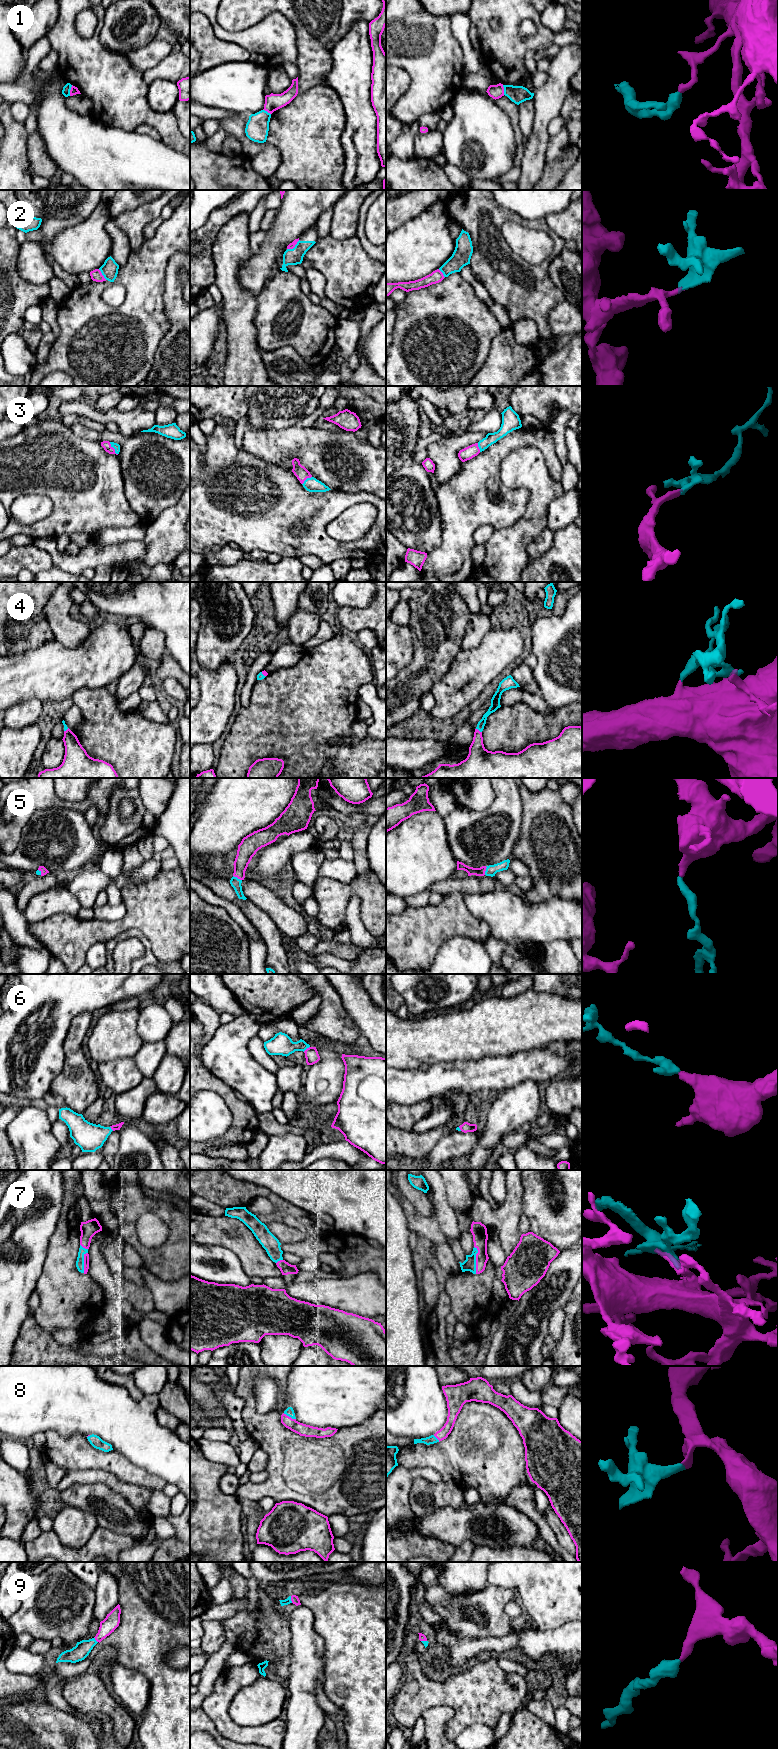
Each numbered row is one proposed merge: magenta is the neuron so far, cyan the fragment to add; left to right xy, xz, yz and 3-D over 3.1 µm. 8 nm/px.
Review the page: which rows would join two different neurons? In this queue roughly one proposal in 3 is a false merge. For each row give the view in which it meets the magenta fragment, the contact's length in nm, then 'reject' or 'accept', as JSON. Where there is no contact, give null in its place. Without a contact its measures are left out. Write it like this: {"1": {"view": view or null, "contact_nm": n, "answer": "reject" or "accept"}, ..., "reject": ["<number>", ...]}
{"1": {"view": "xy", "contact_nm": 90, "answer": "reject"}, "2": {"view": "xz", "contact_nm": 130, "answer": "accept"}, "3": {"view": "xy", "contact_nm": 120, "answer": "accept"}, "4": {"view": "yz", "contact_nm": 60, "answer": "accept"}, "5": {"view": "xz", "contact_nm": 80, "answer": "accept"}, "6": {"view": "xz", "contact_nm": 70, "answer": "accept"}, "7": {"view": "yz", "contact_nm": 220, "answer": "accept"}, "8": {"view": "xz", "contact_nm": 120, "answer": "accept"}, "9": {"view": "xz", "contact_nm": 60, "answer": "accept"}, "reject": ["1"]}

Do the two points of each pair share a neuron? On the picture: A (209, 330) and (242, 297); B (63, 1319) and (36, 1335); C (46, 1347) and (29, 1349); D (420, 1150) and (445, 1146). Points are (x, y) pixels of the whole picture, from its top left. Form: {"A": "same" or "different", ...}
{"A": "different", "B": "different", "C": "same", "D": "different"}

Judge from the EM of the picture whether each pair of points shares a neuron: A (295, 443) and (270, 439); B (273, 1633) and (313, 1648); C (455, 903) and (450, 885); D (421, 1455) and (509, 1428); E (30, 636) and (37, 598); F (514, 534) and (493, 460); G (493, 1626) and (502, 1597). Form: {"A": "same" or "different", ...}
{"A": "same", "B": "different", "C": "different", "D": "same", "E": "same", "F": "different", "G": "same"}

